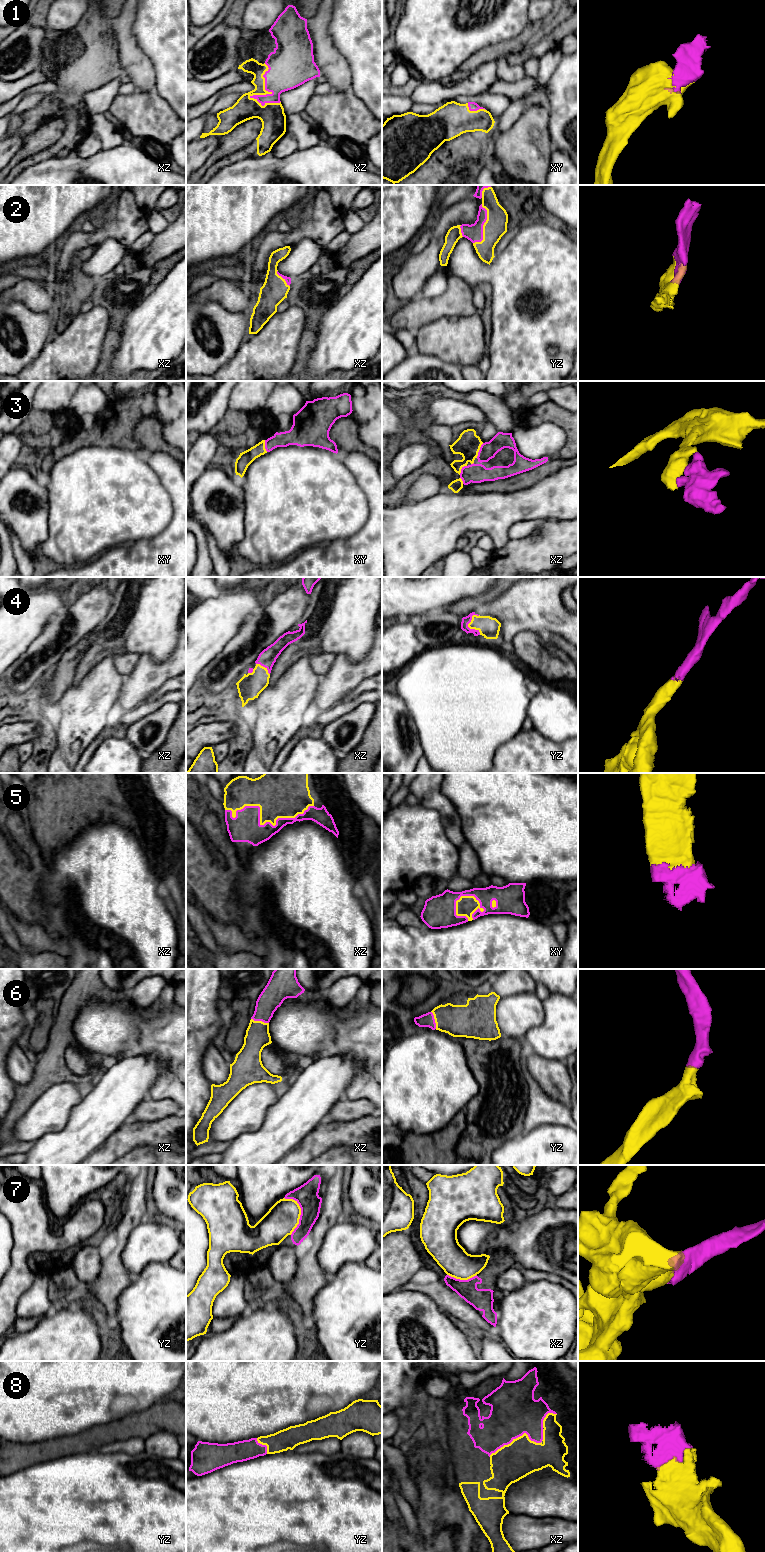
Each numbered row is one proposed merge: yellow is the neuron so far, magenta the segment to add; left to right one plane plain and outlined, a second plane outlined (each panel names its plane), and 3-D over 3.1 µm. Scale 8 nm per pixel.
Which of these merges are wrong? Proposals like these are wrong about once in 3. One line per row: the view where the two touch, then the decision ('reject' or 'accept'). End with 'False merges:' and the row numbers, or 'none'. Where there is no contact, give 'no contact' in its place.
1: contact in xz; accept
2: contact in yz; accept
3: contact in xz; accept
4: contact in yz; accept
5: contact in xz; accept
6: contact in xz; accept
7: contact in yz; reject
8: contact in xz; accept
False merges: 7

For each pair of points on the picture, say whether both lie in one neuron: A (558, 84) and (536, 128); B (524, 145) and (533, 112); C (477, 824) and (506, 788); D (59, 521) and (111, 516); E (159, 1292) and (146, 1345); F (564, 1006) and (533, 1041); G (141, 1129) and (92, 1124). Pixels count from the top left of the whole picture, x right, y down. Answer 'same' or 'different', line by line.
A: different
B: same
C: same
D: same
E: same
F: same
G: different

